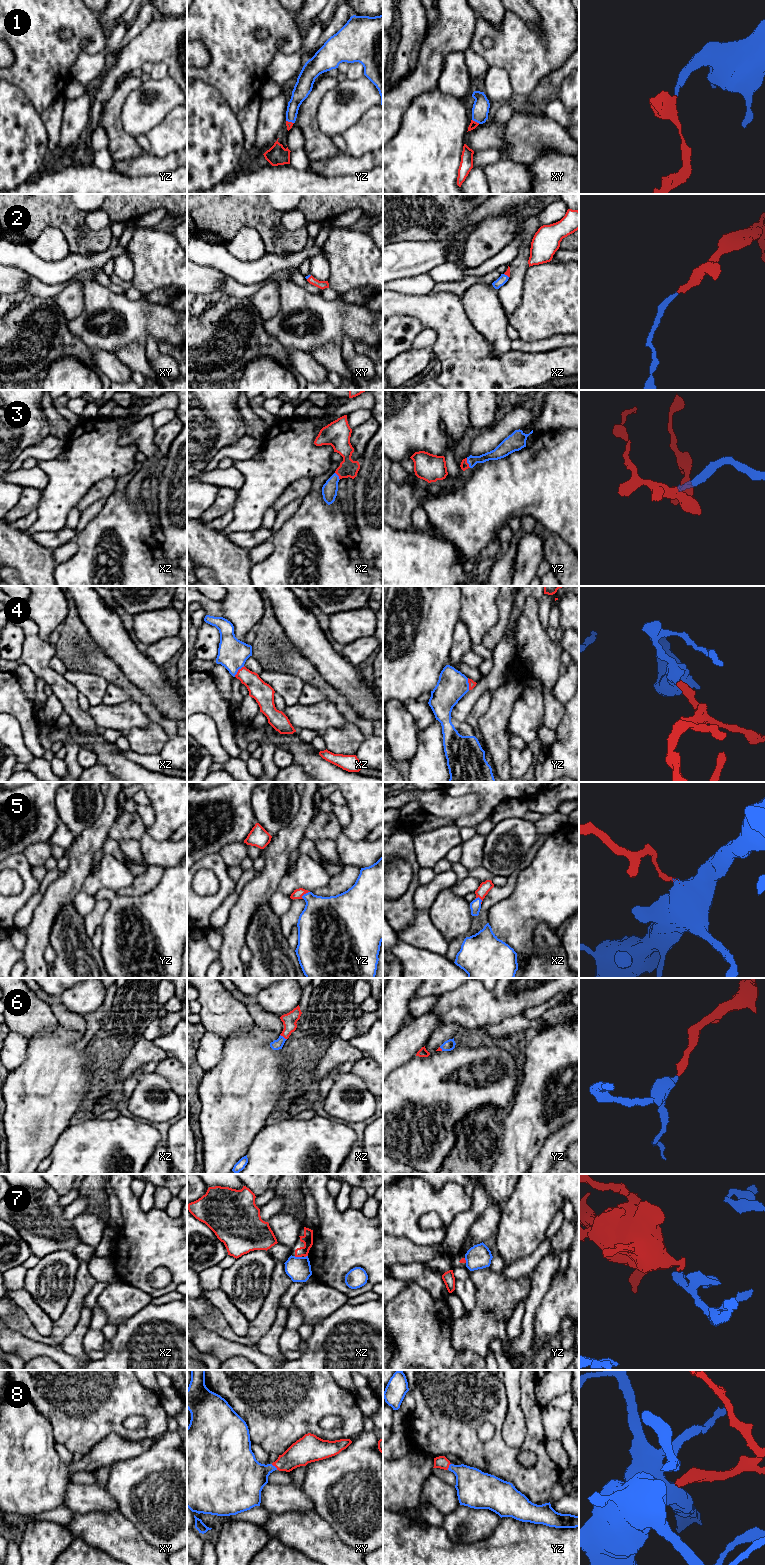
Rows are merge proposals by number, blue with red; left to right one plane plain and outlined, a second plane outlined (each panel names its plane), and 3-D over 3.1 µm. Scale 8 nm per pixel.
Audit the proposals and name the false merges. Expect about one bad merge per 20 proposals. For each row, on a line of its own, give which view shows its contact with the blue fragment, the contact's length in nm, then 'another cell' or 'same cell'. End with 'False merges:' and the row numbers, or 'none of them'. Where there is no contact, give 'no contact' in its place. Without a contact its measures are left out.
1: meets blue in xy; contact 70 nm long; same cell
2: meets blue in xz; contact 50 nm long; same cell
3: meets blue in yz; contact 90 nm long; same cell
4: meets blue in xz; contact 120 nm long; same cell
5: meets blue in yz; contact 90 nm long; same cell
6: meets blue in xz; contact 70 nm long; same cell
7: meets blue in xz; contact 60 nm long; another cell
8: meets blue in xy; contact 70 nm long; same cell
False merges: 7

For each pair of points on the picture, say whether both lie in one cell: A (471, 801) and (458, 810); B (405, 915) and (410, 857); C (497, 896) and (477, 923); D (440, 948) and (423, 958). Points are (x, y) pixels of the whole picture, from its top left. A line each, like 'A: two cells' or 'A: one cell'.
A: one cell
B: one cell
C: one cell
D: two cells

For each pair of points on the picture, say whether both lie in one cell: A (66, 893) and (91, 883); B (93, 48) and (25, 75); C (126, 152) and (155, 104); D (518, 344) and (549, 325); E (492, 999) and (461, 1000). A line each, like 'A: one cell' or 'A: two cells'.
A: two cells
B: one cell
C: two cells
D: two cells
E: one cell

